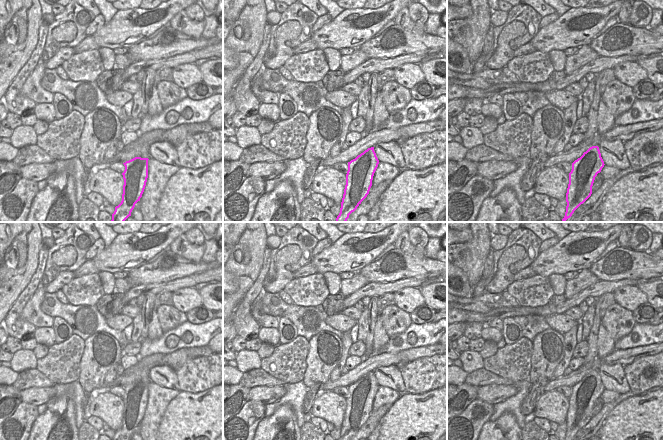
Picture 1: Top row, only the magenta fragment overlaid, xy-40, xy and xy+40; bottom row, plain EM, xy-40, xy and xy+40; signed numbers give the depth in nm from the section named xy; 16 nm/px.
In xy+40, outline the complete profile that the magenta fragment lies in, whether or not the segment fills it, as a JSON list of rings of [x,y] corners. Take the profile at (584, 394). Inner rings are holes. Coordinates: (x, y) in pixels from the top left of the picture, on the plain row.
[[[598,370],[590,371],[572,387],[566,417],[565,440],[572,440],[574,435],[591,420],[595,401],[604,389]]]

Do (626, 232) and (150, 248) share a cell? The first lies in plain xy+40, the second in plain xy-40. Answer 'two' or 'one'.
two

